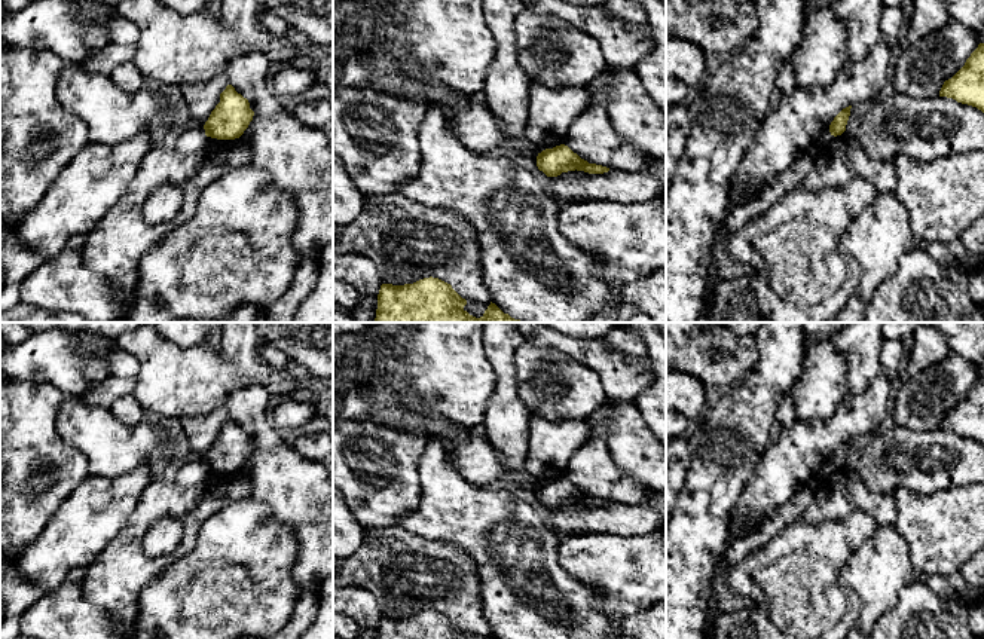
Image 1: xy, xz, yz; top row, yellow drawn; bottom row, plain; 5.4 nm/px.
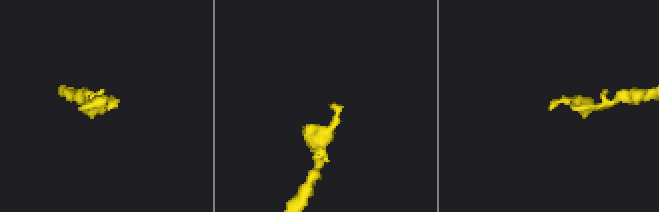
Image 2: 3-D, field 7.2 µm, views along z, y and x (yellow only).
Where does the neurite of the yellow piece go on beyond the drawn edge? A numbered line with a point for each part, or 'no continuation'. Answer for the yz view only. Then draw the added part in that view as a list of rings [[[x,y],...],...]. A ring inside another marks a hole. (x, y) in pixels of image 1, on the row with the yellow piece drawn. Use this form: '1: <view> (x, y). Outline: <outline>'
no continuation

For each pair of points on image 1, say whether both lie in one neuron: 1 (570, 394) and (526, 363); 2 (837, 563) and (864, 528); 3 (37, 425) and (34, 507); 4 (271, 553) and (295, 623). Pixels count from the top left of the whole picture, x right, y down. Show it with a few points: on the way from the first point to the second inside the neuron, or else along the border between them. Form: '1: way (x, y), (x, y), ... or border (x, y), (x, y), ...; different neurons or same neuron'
1: way (559, 388), (537, 367); same neuron
2: way (837, 555), (855, 537); same neuron
3: way (31, 446), (31, 468), (27, 474), (30, 486); same neuron
4: border (300, 593), (292, 615), (284, 623); different neurons

